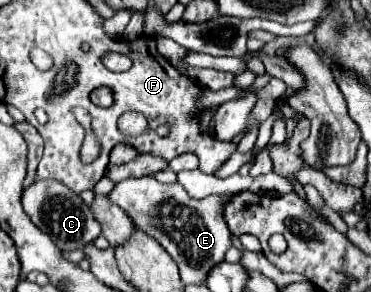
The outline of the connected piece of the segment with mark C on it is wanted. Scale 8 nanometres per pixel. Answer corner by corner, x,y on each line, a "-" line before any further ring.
55,179
33,181
33,185
23,191
23,209
29,219
39,229
43,229
43,233
47,233
51,241
63,251
73,251
91,245
101,235
101,227
95,221
89,205
85,205
77,193
71,193
71,189
67,189

